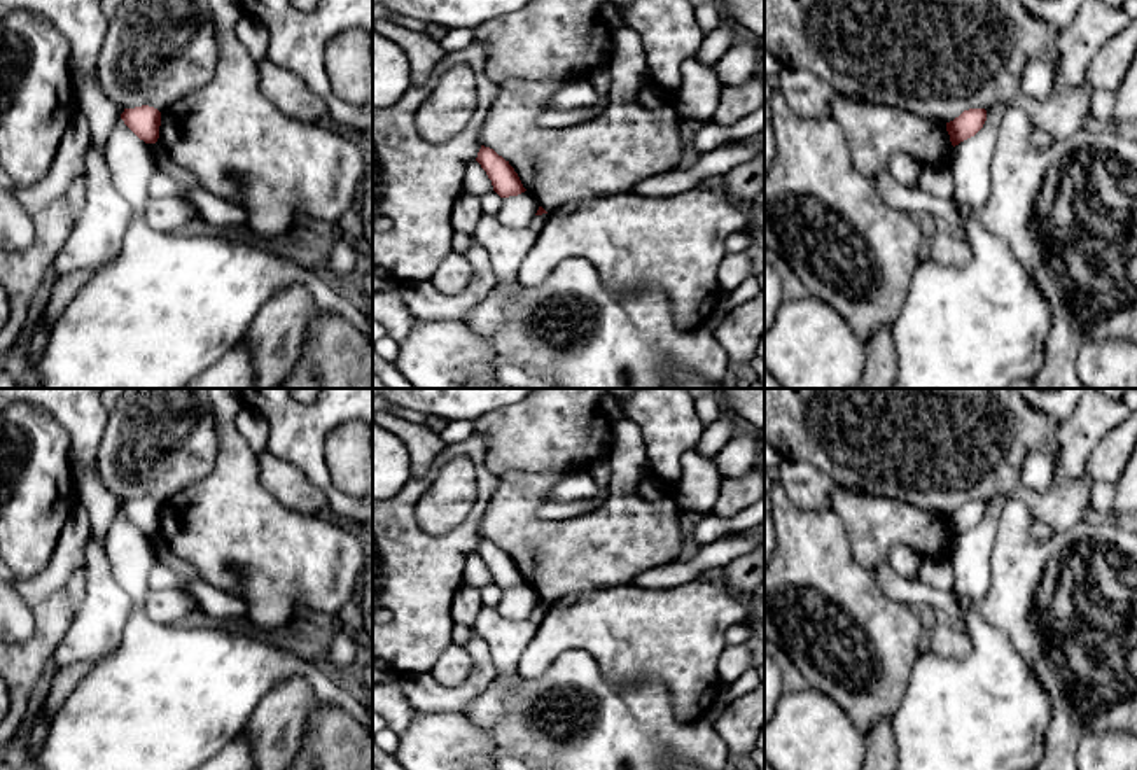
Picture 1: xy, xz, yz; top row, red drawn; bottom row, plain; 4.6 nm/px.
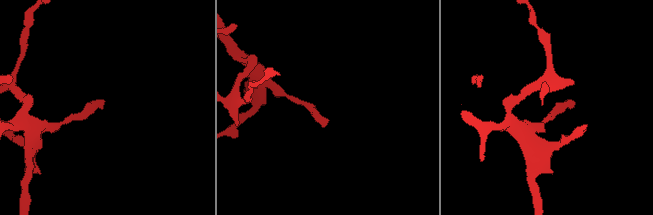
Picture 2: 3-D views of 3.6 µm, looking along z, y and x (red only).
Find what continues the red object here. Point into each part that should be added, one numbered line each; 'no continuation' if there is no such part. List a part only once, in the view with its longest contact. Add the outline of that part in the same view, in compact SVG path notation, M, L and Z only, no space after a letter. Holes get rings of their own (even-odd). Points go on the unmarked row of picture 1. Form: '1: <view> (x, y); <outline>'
no continuation

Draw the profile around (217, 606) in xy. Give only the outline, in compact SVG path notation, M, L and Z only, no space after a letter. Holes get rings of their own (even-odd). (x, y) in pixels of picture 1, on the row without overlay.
M147 536L149 548L156 560L149 572L149 588L182 588L196 598L206 621L245 621L250 616L248 604L206 581L184 583L168 565L159 560L156 536Z

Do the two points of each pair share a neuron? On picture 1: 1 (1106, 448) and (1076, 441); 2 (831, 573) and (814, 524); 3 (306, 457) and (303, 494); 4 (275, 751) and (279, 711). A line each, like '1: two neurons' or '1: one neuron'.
1: two neurons
2: one neuron
3: two neurons
4: one neuron

